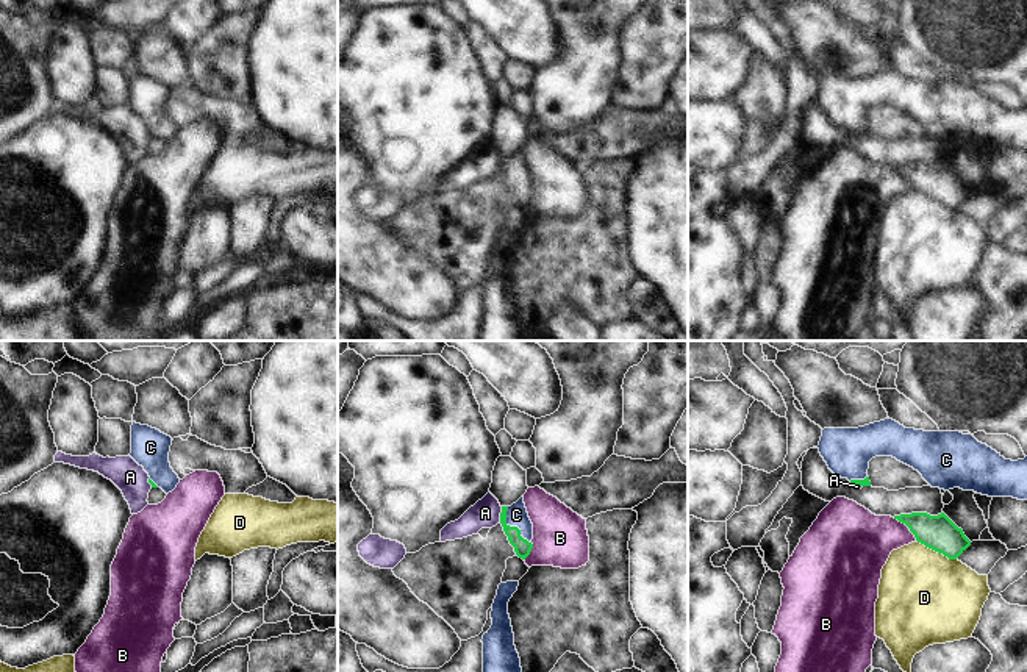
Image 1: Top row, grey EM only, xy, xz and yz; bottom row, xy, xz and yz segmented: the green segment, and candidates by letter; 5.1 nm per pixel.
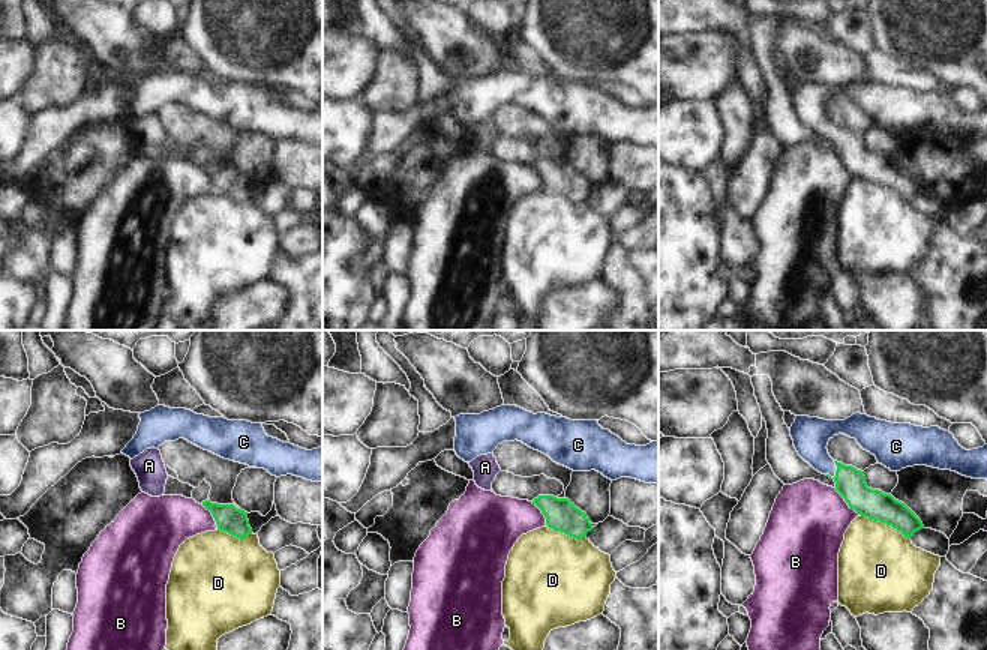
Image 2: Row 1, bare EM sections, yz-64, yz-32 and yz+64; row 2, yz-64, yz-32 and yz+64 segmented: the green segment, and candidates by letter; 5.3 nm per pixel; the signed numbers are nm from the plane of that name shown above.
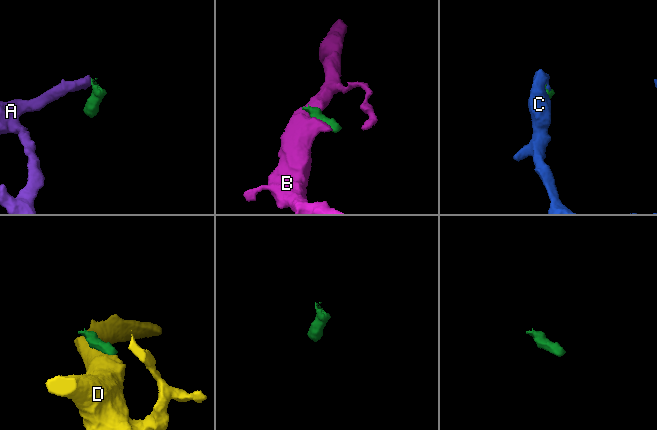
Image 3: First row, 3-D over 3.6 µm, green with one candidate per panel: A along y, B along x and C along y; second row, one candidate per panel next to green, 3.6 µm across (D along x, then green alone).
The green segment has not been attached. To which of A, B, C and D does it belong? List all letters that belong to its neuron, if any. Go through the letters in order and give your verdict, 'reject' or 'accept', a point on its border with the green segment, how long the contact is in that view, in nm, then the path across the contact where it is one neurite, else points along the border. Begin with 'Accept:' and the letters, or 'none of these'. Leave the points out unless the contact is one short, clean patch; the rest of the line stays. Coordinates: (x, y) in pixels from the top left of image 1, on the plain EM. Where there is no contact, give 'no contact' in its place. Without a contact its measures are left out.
Accept: C
A: reject; contact xz (500, 164); length 90 nm; border xz (502, 157), (499, 172)
B: reject; contact yz (907, 175); length 170 nm
C: accept; contact xz (513, 177); length 220 nm; way xz (522, 197), (519, 183), (513, 177), (516, 164)
D: reject; contact yz (937, 200); length 240 nm

